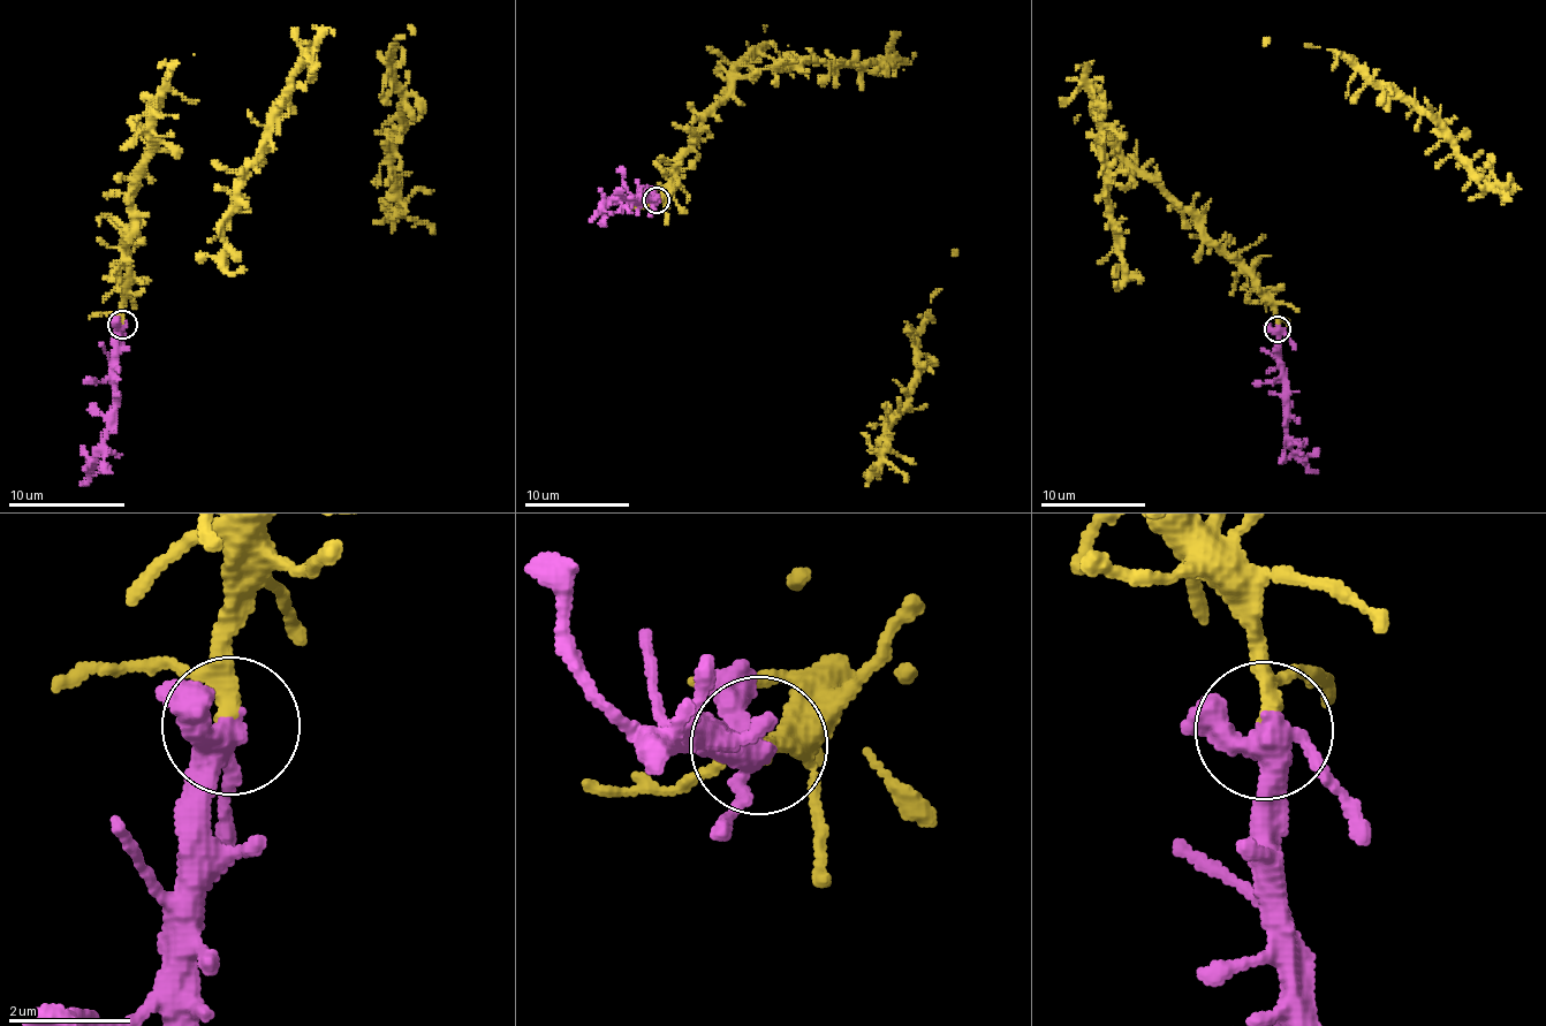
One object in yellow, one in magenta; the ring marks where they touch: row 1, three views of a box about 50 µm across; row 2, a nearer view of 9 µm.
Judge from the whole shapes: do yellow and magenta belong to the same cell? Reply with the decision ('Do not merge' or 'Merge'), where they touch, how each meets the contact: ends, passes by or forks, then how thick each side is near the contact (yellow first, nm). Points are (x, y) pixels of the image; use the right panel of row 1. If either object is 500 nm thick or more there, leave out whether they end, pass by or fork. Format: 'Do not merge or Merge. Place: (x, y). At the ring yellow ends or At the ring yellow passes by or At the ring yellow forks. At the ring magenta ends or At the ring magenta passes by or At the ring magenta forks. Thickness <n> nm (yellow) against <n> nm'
Merge. Place: (1277, 328). At the ring yellow passes by. At the ring magenta forks. Thickness 200 nm (yellow) against 360 nm

